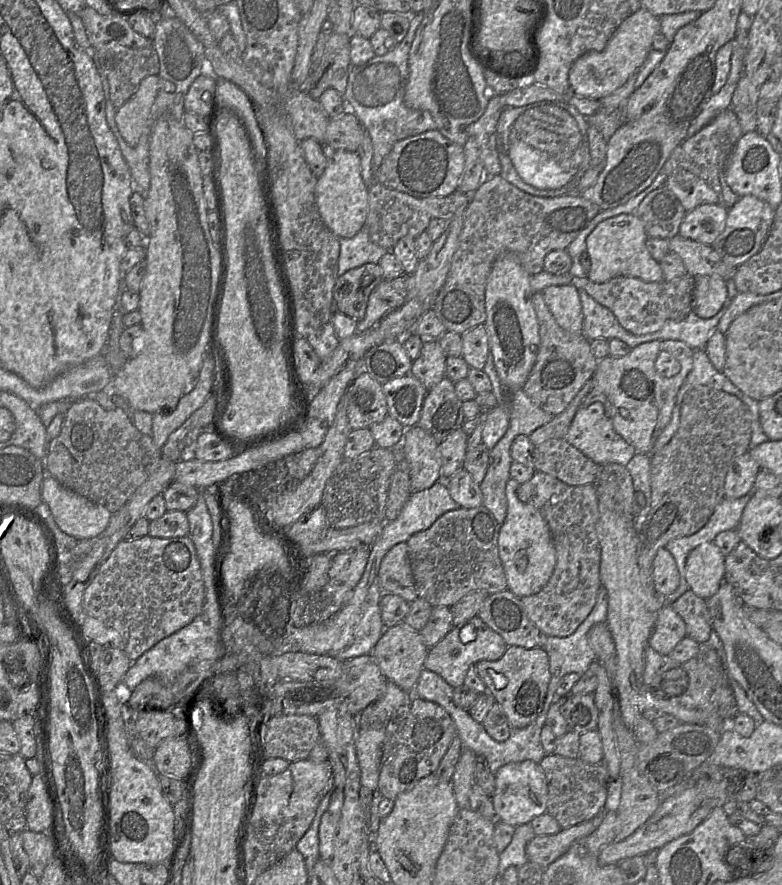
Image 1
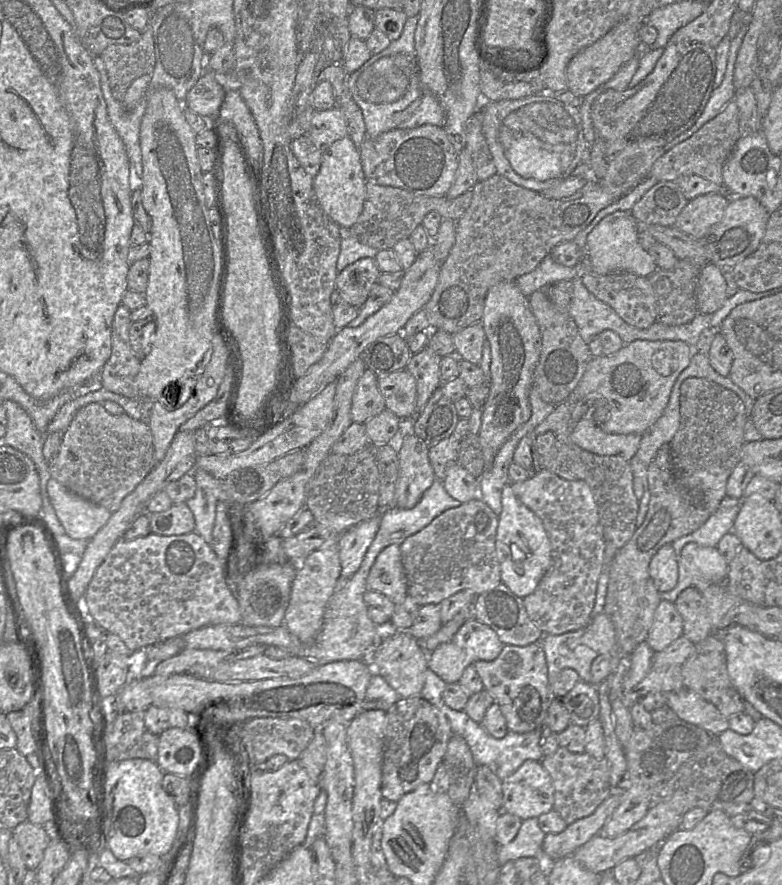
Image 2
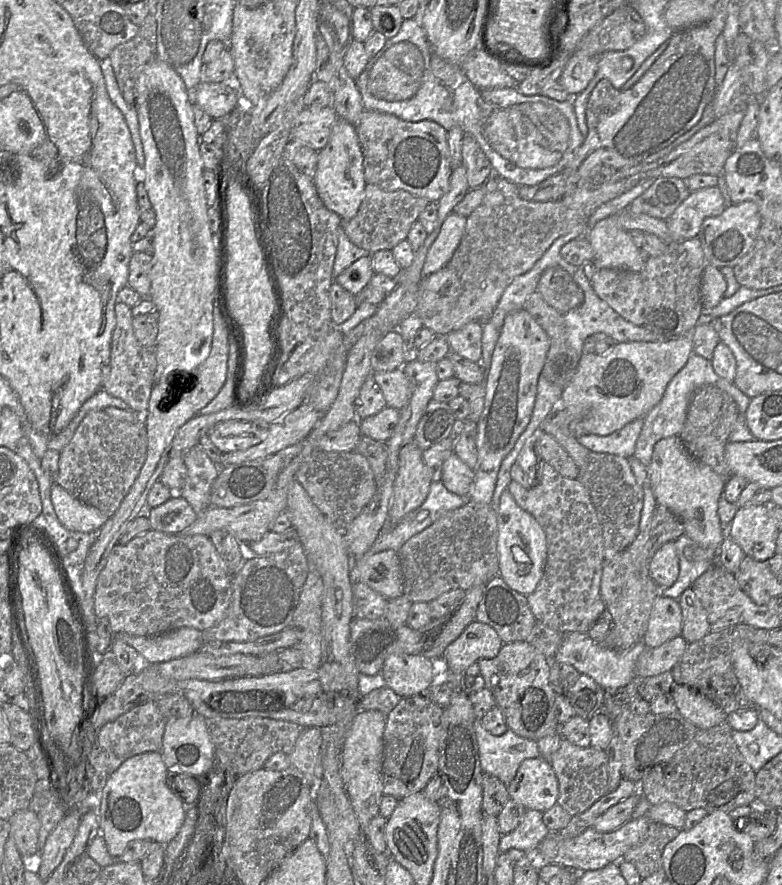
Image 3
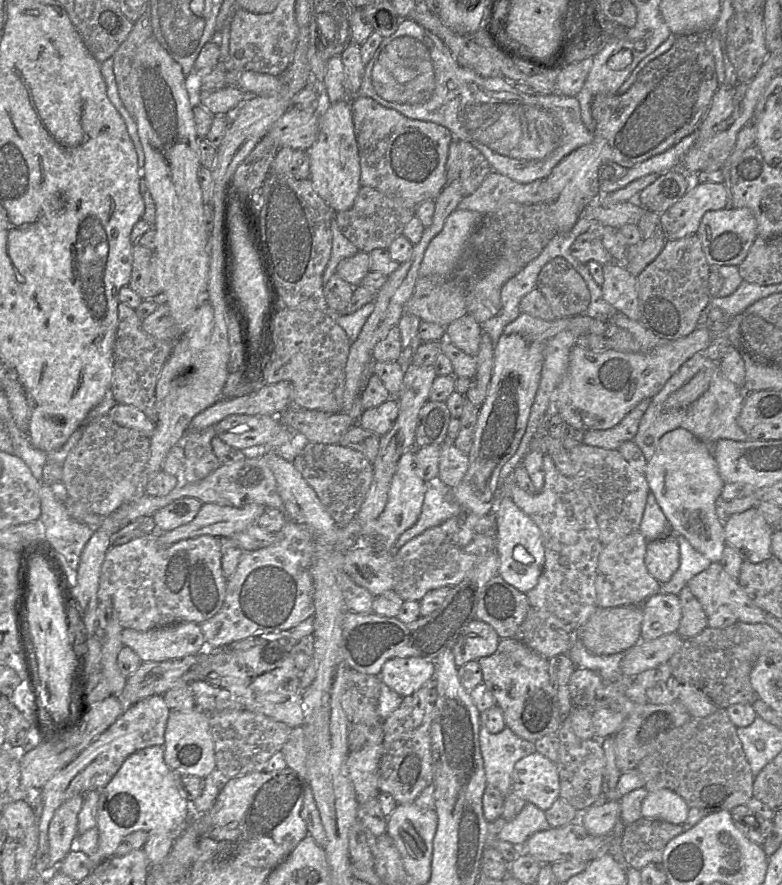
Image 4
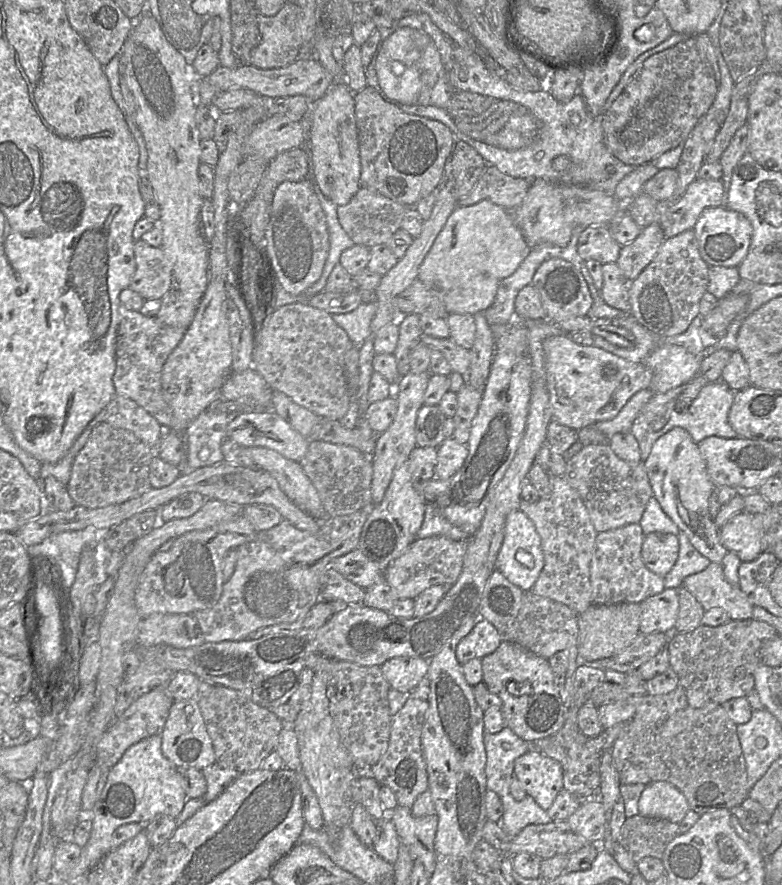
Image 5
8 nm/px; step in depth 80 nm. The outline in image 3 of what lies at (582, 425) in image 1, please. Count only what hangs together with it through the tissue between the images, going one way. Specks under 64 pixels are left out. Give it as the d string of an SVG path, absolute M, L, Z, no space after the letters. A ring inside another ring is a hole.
M640 417L610 435L598 436L584 434L578 437L577 441L593 452L608 453L629 458L634 455L635 445L640 435L643 422L644 417Z

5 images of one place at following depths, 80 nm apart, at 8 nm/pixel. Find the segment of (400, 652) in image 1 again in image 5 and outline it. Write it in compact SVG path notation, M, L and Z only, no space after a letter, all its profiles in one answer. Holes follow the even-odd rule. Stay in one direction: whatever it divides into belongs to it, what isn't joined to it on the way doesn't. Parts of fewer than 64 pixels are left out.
M396 657L387 660L380 667L390 687L409 693L426 676L429 661L417 657Z

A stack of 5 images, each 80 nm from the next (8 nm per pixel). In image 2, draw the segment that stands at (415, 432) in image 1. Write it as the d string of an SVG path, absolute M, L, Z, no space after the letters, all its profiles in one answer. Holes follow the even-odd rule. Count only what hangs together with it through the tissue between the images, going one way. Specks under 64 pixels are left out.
M406 428L395 441L399 472L395 486L394 506L413 508L436 480L428 457L429 446Z

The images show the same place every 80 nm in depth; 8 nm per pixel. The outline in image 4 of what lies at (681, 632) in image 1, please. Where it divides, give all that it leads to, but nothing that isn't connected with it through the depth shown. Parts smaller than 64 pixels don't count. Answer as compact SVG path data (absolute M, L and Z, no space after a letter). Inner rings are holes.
M659 592L642 605L641 640L650 641L677 632L682 616L678 595Z

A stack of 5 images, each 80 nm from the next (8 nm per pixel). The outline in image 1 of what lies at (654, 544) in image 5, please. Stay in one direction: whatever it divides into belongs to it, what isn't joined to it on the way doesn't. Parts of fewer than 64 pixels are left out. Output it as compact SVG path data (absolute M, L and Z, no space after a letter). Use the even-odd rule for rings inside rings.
M665 548L658 549L652 563L652 580L654 589L660 597L676 591L680 575L673 555Z

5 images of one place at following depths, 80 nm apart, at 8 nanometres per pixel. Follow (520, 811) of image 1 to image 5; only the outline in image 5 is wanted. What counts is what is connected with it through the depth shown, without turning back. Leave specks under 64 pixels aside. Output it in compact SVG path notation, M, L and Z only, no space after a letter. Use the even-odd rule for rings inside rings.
M532 748L514 762L514 777L517 778L526 795L531 796L535 802L545 811L552 805L558 793L563 789L562 764L551 759Z

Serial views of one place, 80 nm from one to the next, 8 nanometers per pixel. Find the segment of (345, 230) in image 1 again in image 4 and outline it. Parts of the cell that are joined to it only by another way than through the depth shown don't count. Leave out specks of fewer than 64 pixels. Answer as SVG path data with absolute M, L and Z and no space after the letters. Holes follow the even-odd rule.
M339 101L322 107L318 138L306 151L310 160L310 180L314 190L335 212L350 209L362 187L351 102Z

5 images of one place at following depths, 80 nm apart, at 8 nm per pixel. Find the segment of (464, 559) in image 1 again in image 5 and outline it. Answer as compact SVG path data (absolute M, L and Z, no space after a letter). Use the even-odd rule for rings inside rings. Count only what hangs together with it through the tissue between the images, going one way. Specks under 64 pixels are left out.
M445 536L416 539L398 558L384 569L384 579L396 599L416 598L421 592L434 585L448 589L458 580L466 554L468 540L456 541Z

